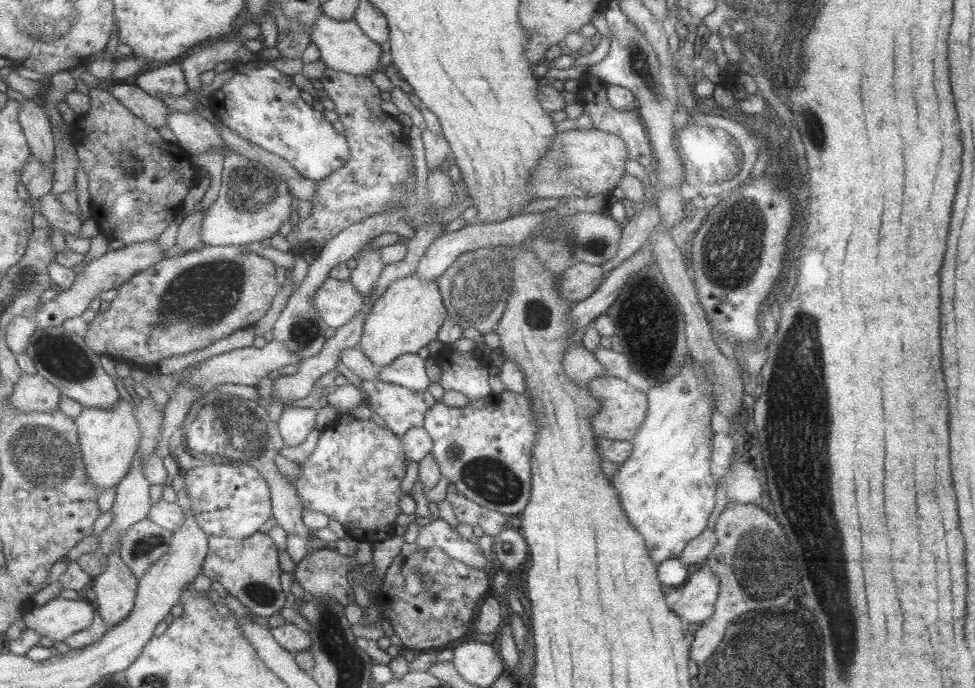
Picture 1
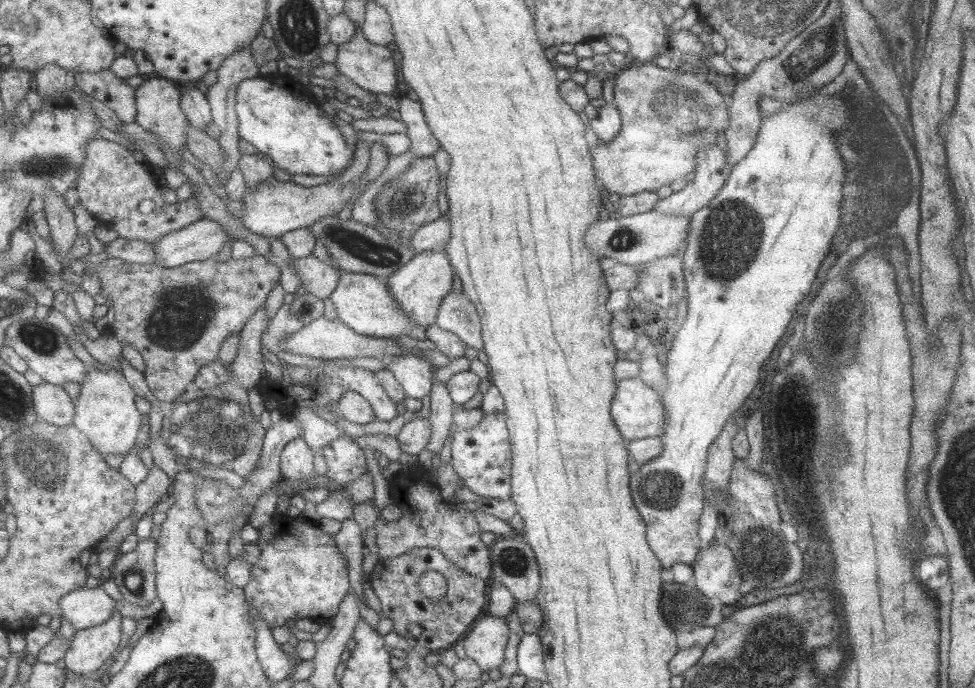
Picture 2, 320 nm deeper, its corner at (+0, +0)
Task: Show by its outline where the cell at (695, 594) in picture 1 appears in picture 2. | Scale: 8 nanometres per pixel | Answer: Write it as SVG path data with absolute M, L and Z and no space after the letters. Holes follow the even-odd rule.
M713 542L697 553L693 564L694 585L706 598L717 598L724 606L741 599L742 576L731 549Z

